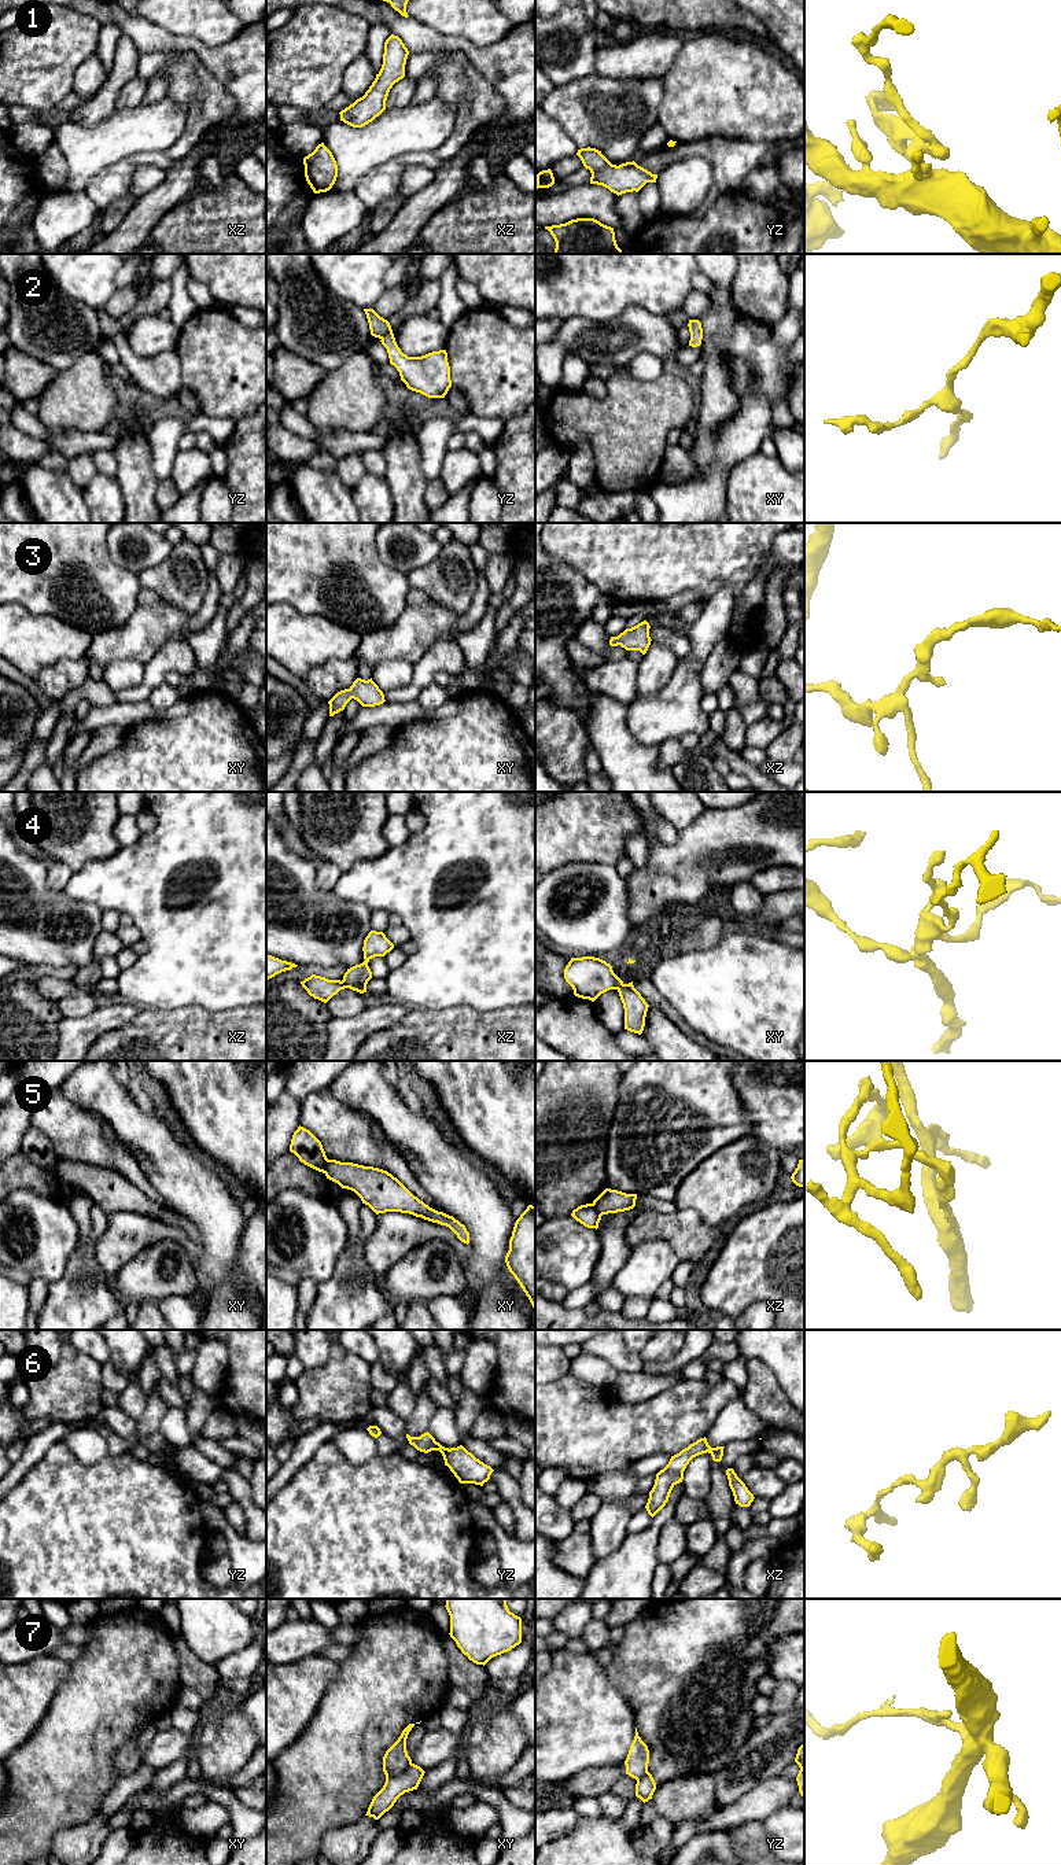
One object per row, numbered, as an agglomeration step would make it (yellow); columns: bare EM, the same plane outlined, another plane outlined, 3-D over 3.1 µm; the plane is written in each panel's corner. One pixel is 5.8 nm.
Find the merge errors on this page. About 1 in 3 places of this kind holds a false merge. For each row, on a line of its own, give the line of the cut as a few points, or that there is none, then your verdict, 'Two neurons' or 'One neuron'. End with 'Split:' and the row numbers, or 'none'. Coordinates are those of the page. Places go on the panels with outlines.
1: No split. One neuron
2: No split. One neuron
3: No split. One neuron
4: Split along xz (342, 980), (347, 987). Two neurons
5: Split along xy (328, 1160), (324, 1172). Two neurons
6: No split. One neuron
7: Split along xy (411, 1762), (405, 1769), (386, 1780). Two neurons
Split: 4, 5, 7

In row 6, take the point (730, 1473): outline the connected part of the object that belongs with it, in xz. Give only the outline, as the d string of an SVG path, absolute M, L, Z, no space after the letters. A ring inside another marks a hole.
M733 1468L726 1470L726 1475L729 1479L729 1486L733 1492L734 1501L740 1507L749 1507L754 1501L754 1494L748 1490L745 1483L737 1477Z

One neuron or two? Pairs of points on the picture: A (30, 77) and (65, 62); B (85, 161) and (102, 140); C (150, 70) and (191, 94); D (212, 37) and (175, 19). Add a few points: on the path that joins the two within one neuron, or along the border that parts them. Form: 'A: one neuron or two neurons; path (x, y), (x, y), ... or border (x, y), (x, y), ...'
A: one neuron; path (39, 69), (45, 62), (56, 62)
B: one neuron; path (88, 155), (98, 146)
C: one neuron; path (159, 70), (168, 70), (181, 84)
D: one neuron; path (202, 28), (194, 19), (184, 19)

